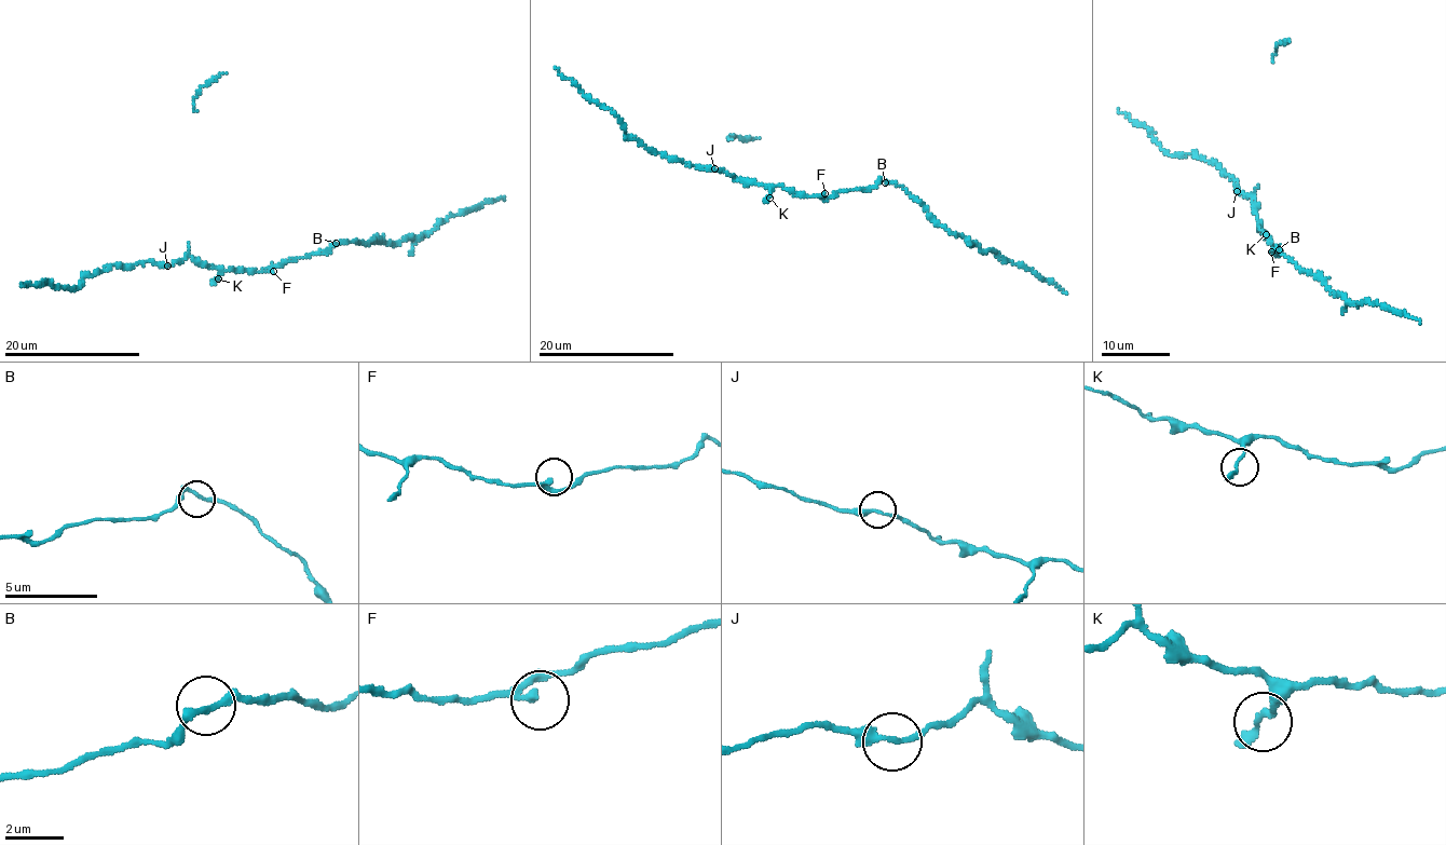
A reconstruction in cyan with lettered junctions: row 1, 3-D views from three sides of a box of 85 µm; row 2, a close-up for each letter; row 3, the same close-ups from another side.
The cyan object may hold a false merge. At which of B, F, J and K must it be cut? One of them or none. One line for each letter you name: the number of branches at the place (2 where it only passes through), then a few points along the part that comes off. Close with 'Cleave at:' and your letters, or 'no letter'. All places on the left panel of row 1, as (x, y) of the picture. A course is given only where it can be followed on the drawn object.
Cleave at: no letter

